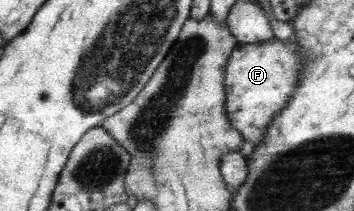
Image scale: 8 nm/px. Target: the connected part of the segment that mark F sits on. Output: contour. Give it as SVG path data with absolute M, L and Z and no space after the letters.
M294 37L287 40L271 38L261 43L236 44L225 61L224 89L226 117L245 141L257 145L264 137L265 129L285 107L291 97L297 75L301 69L301 54Z

